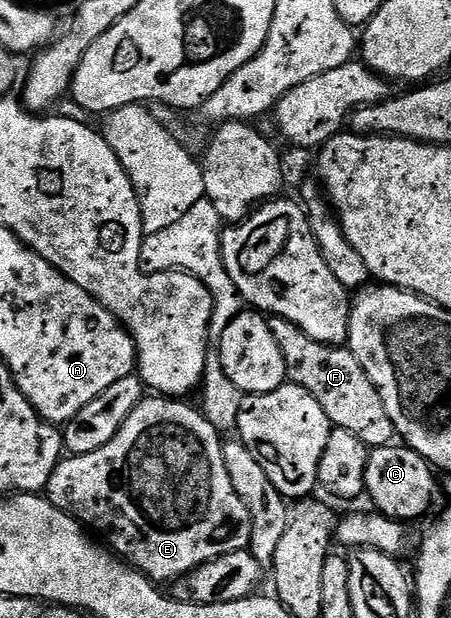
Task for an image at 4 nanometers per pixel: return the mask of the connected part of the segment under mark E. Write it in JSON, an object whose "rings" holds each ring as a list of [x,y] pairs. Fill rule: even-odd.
{"rings":[[[166,396],[144,397],[143,401],[137,404],[137,408],[133,408],[133,412],[129,412],[125,424],[121,424],[117,436],[113,436],[113,440],[109,440],[109,444],[105,444],[105,448],[97,448],[97,452],[88,454],[73,454],[64,457],[60,461],[59,467],[51,473],[51,479],[47,482],[45,491],[46,497],[58,510],[70,514],[76,522],[84,527],[90,528],[92,531],[95,529],[96,535],[104,534],[107,537],[106,545],[114,553],[118,554],[124,562],[134,566],[139,573],[147,575],[156,584],[163,584],[162,582],[170,584],[191,570],[198,569],[206,562],[212,562],[215,558],[225,556],[229,552],[246,550],[251,544],[253,524],[249,516],[249,508],[245,508],[245,504],[241,504],[241,496],[237,496],[237,488],[233,488],[233,480],[229,480],[229,472],[225,469],[224,439],[221,437],[220,431],[215,430],[213,424],[209,424],[209,420],[202,412],[196,407],[194,410],[193,407],[186,406],[187,404],[186,401]]]}

